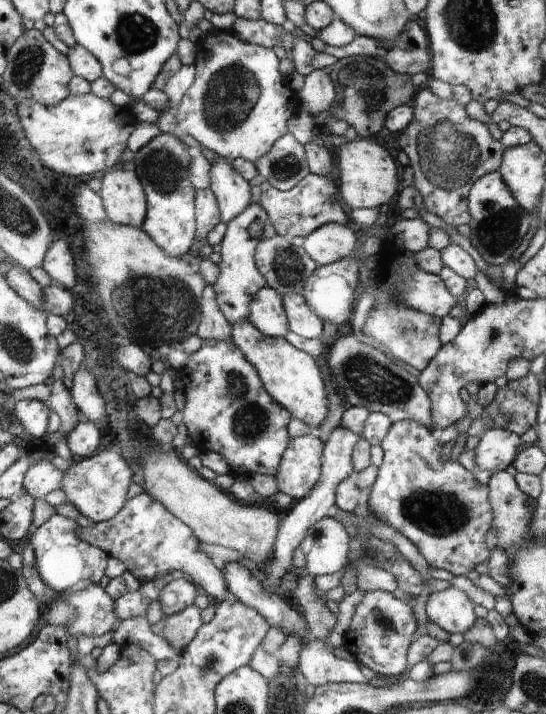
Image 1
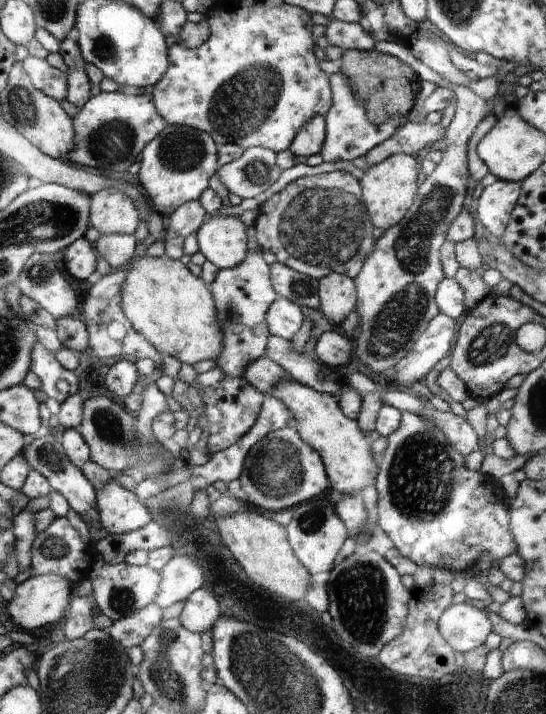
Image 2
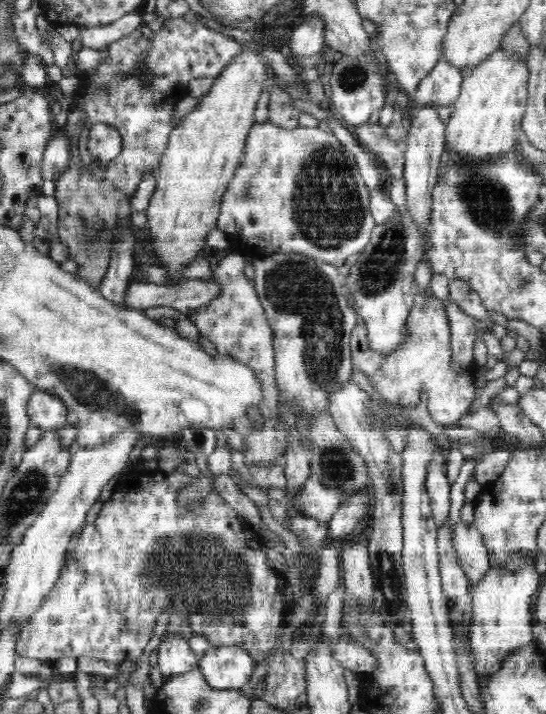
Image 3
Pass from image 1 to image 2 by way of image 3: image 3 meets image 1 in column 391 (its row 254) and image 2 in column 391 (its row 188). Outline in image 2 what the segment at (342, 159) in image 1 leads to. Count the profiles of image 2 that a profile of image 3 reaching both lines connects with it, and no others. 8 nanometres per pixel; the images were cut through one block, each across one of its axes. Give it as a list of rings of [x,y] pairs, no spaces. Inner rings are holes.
[[[404,153],[393,154],[366,170],[360,180],[363,185],[364,202],[368,205],[368,212],[371,213],[372,224],[380,230],[386,230],[394,227],[404,218],[419,194],[416,178],[418,178],[418,164],[412,155]]]

